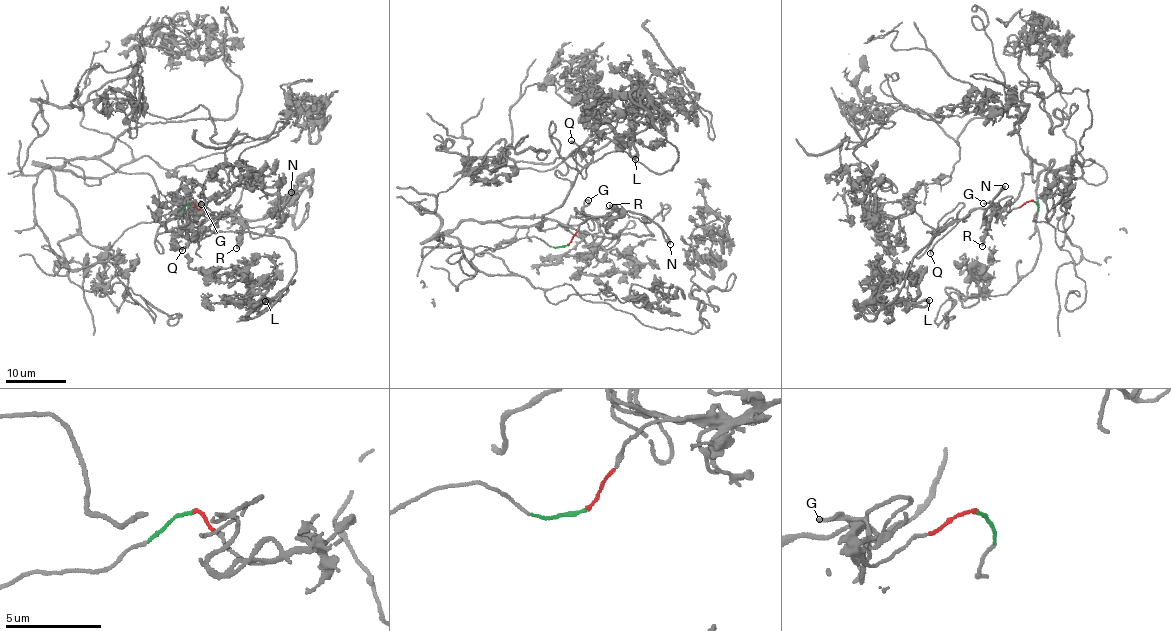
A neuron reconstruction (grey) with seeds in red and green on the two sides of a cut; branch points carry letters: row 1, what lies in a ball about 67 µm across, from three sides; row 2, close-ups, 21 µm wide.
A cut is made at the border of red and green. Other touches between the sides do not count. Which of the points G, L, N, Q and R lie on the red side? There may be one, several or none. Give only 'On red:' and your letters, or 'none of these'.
On red: G, N, R

